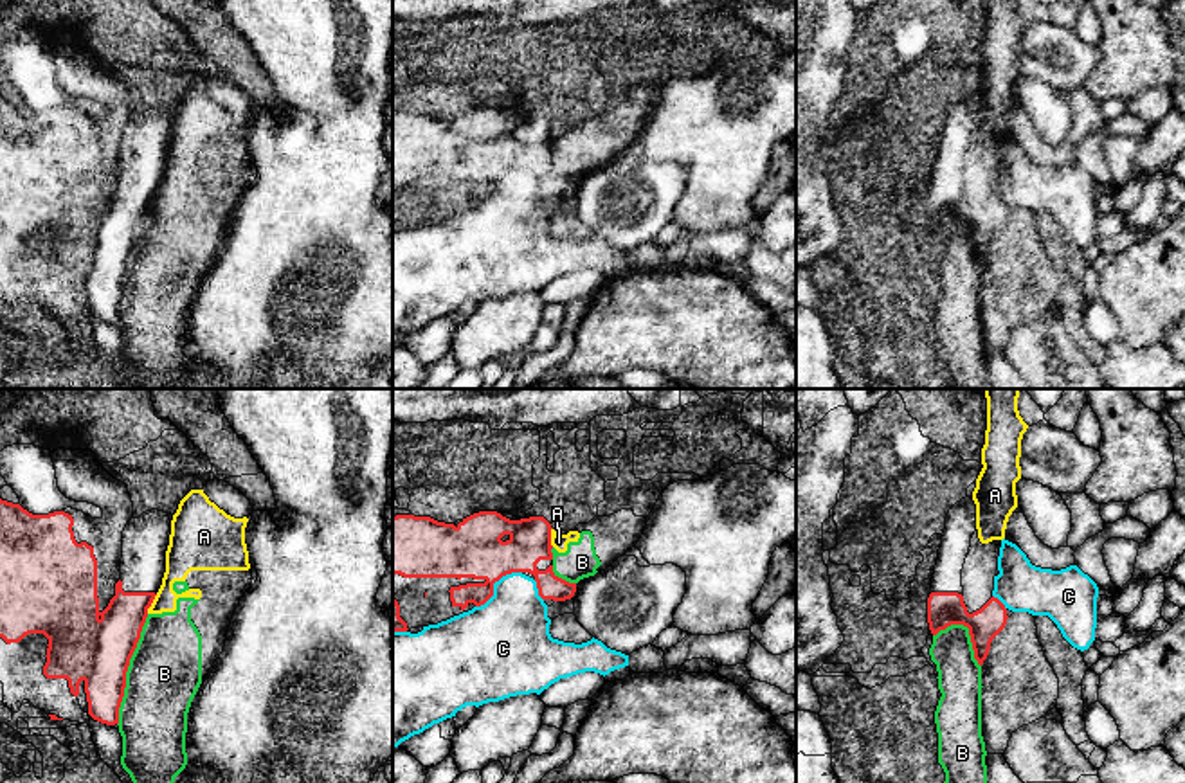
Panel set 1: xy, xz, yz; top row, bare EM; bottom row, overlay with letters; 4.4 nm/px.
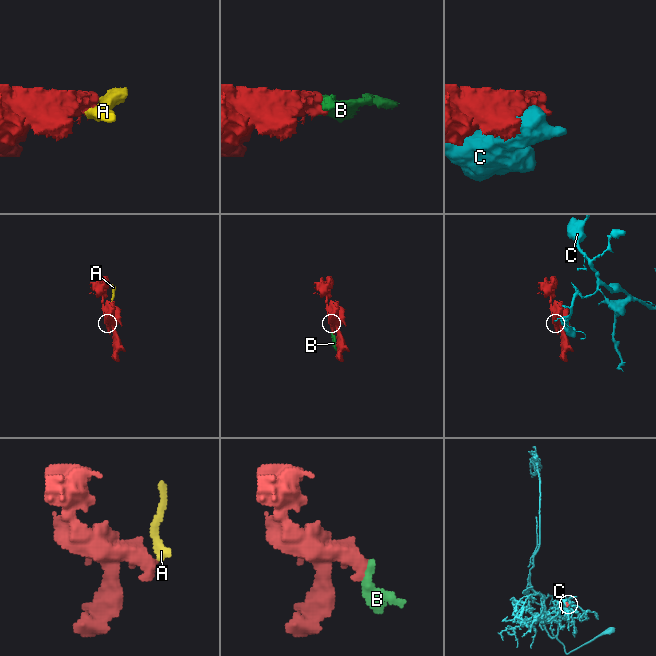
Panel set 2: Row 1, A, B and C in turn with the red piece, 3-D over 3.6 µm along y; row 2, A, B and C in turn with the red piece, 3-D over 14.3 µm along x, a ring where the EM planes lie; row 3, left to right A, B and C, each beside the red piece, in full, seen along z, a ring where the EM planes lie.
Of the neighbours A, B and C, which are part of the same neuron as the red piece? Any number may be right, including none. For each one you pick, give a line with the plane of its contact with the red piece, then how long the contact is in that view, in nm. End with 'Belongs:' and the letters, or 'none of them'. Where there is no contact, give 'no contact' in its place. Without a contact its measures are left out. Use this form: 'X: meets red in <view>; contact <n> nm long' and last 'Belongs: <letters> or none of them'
Belongs: none of them

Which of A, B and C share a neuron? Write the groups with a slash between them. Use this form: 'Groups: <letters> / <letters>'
Groups: A B / C

